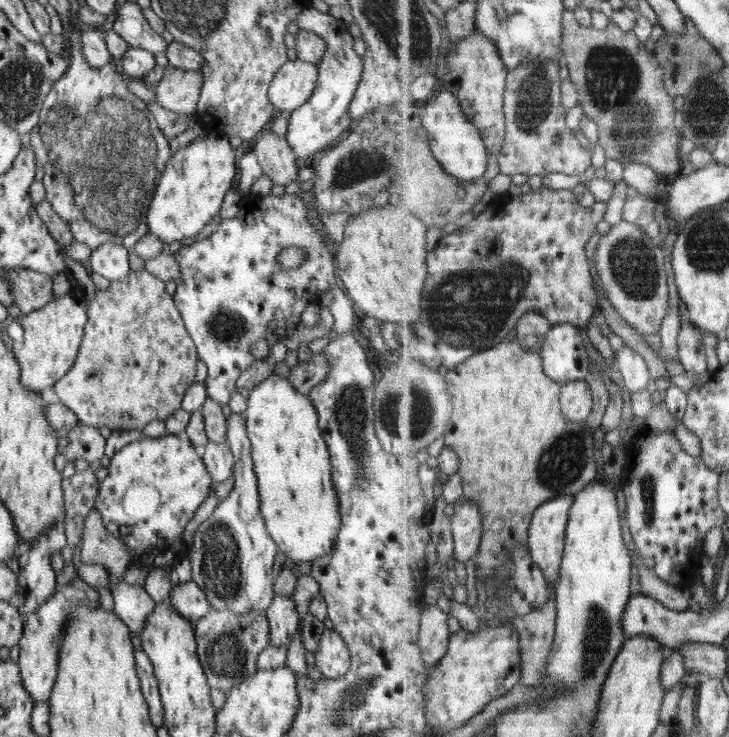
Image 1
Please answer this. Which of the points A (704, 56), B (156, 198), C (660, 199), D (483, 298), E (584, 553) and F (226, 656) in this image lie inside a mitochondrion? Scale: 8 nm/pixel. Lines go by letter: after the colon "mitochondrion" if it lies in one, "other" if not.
A: mitochondrion
B: mitochondrion
C: other
D: mitochondrion
E: other
F: mitochondrion

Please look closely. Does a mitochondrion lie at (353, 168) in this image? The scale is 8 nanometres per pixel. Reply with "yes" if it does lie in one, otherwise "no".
yes

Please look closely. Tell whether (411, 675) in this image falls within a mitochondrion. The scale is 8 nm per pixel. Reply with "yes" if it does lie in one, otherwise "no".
no

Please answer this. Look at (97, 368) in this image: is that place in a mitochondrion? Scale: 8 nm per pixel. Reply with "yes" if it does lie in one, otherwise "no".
yes

